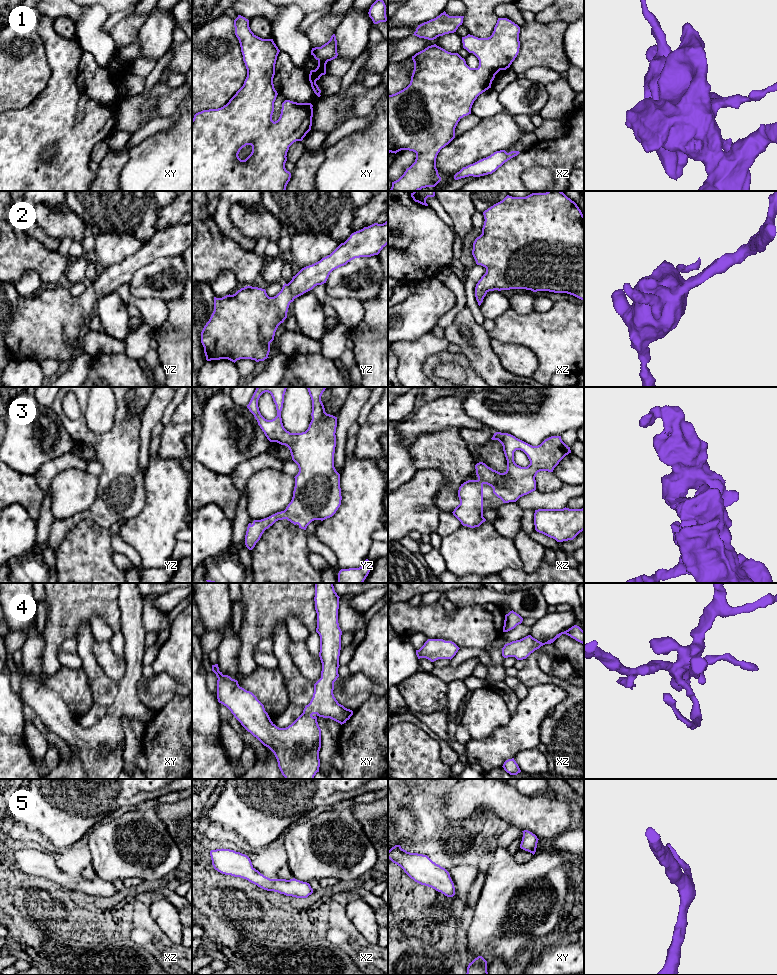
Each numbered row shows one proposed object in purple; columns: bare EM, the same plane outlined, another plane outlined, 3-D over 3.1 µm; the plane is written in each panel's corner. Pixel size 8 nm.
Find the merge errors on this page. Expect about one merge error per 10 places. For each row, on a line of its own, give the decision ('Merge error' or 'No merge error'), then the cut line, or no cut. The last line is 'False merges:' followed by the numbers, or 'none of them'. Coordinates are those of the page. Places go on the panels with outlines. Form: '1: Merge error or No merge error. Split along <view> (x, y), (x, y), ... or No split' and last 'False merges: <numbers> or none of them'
1: No merge error. No split
2: No merge error. No split
3: No merge error. No split
4: No merge error. No split
5: No merge error. No split
False merges: none of them

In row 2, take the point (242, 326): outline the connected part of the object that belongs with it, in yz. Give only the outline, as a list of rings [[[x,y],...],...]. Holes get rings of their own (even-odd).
[[[388,221],[374,223],[356,231],[341,243],[330,255],[302,268],[288,284],[274,297],[269,297],[265,289],[246,286],[233,295],[214,297],[214,311],[201,332],[201,343],[207,361],[228,359],[236,362],[251,359],[256,362],[269,358],[270,343],[274,340],[278,326],[287,318],[288,308],[295,298],[326,283],[330,273],[346,265],[355,258],[378,255],[388,244]]]

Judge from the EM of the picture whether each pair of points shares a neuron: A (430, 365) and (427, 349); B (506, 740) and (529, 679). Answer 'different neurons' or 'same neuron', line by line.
A: different neurons
B: different neurons

